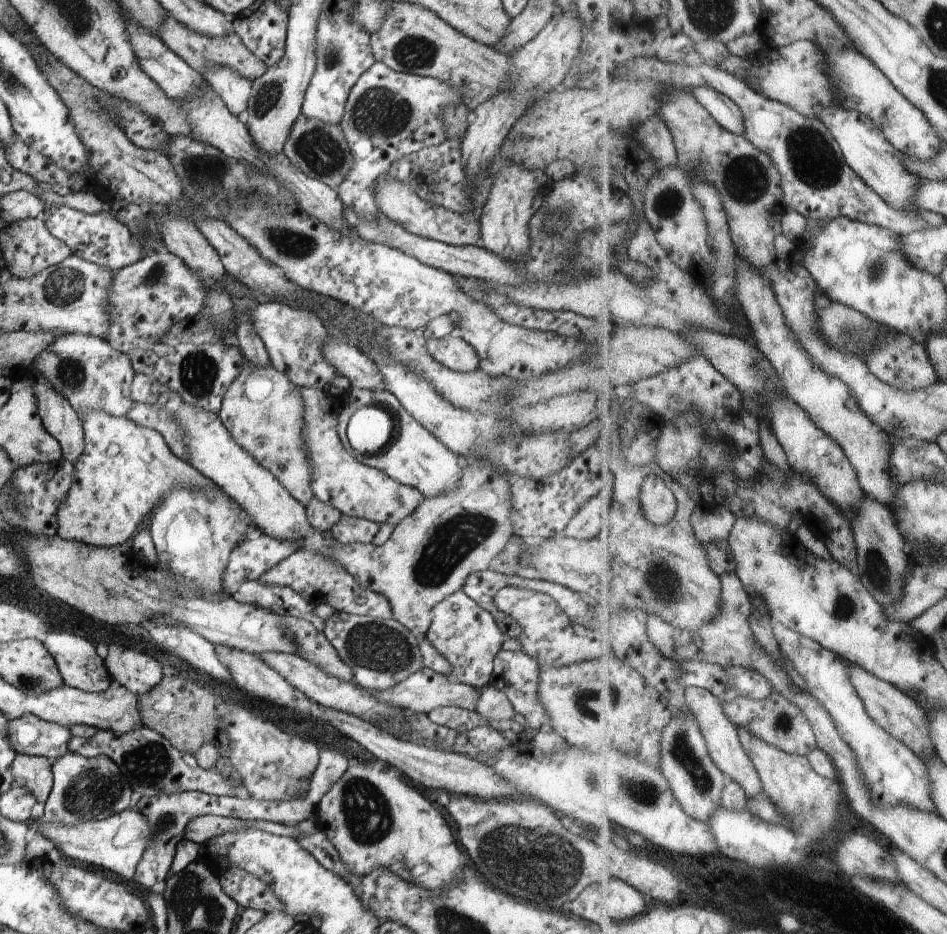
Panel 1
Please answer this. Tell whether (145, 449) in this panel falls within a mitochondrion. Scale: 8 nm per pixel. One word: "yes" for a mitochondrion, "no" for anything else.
no

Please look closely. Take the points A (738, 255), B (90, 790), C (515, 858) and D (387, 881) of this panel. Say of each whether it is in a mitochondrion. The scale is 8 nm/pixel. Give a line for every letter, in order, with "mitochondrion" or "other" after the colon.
A: other
B: mitochondrion
C: mitochondrion
D: other

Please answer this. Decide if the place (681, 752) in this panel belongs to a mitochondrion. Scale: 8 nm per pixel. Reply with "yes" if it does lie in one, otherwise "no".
yes

